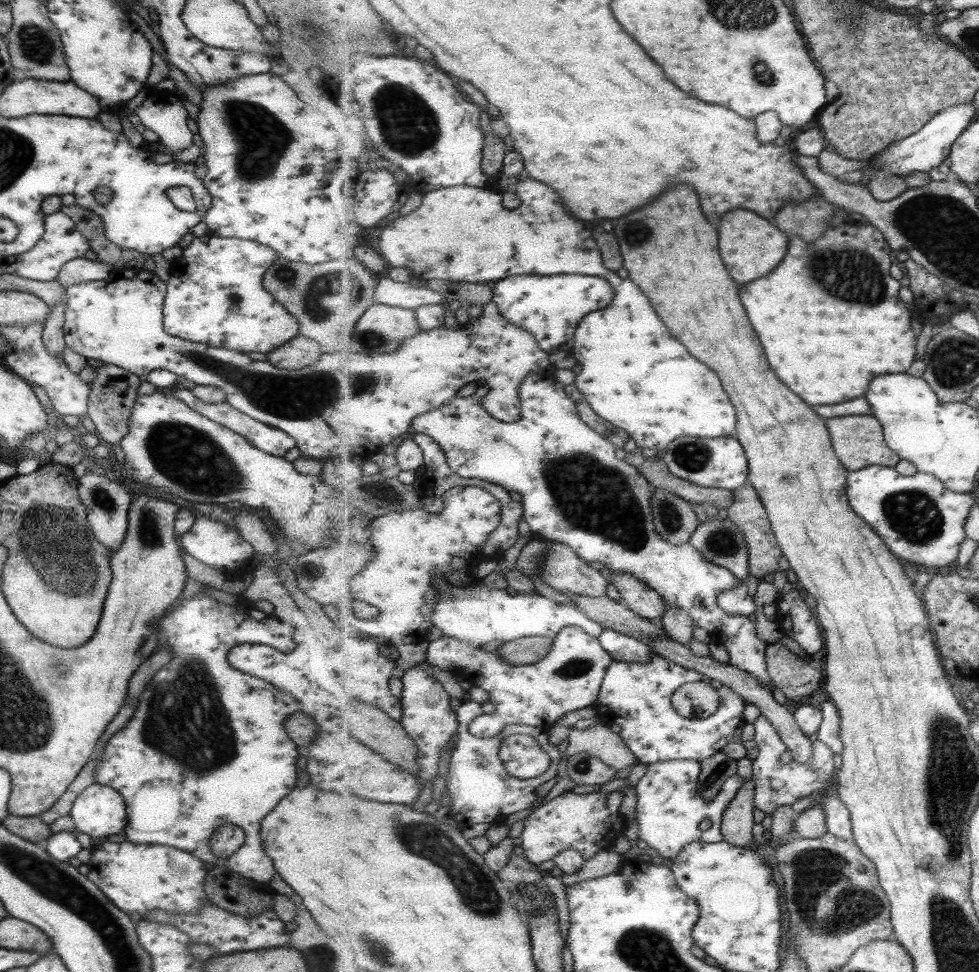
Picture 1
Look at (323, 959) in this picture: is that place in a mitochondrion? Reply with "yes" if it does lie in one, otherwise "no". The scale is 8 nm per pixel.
yes

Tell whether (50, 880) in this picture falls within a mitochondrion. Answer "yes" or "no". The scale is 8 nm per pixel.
yes

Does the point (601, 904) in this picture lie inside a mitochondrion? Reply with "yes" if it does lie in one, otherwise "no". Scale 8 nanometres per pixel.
no

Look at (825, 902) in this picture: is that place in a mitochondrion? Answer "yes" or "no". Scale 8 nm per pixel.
yes

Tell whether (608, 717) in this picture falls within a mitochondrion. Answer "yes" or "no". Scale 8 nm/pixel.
no

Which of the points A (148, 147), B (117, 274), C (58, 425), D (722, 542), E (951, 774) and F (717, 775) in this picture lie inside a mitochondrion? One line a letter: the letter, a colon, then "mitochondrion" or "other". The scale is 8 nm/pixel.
A: other
B: other
C: other
D: mitochondrion
E: mitochondrion
F: mitochondrion

